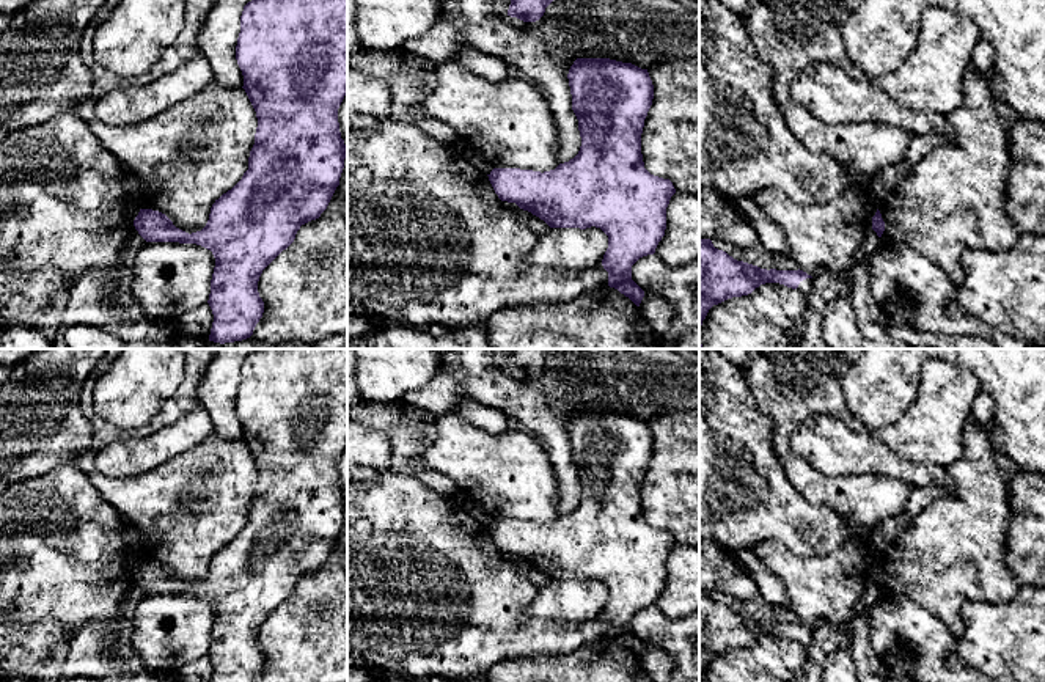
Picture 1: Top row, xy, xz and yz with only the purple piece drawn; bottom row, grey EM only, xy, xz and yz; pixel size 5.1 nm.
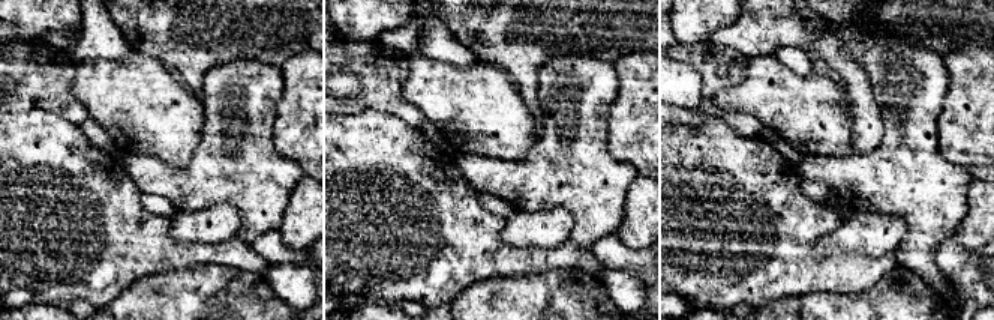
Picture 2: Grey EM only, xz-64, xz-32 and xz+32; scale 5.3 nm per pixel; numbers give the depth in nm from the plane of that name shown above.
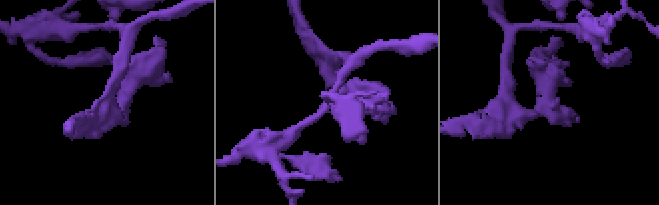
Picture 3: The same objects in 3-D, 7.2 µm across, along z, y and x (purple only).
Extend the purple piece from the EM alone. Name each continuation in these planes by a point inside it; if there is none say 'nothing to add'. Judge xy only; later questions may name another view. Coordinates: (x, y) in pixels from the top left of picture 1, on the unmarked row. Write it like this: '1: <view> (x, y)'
nothing to add

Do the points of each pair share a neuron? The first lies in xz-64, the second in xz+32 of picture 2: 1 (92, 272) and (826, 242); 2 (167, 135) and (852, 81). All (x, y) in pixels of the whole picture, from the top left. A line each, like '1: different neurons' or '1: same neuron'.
1: different neurons
2: different neurons

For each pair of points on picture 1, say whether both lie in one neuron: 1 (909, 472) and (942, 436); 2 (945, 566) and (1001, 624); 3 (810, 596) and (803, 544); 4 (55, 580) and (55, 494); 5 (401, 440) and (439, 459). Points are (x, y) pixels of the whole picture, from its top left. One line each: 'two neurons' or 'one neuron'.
1: two neurons
2: two neurons
3: two neurons
4: one neuron
5: two neurons

